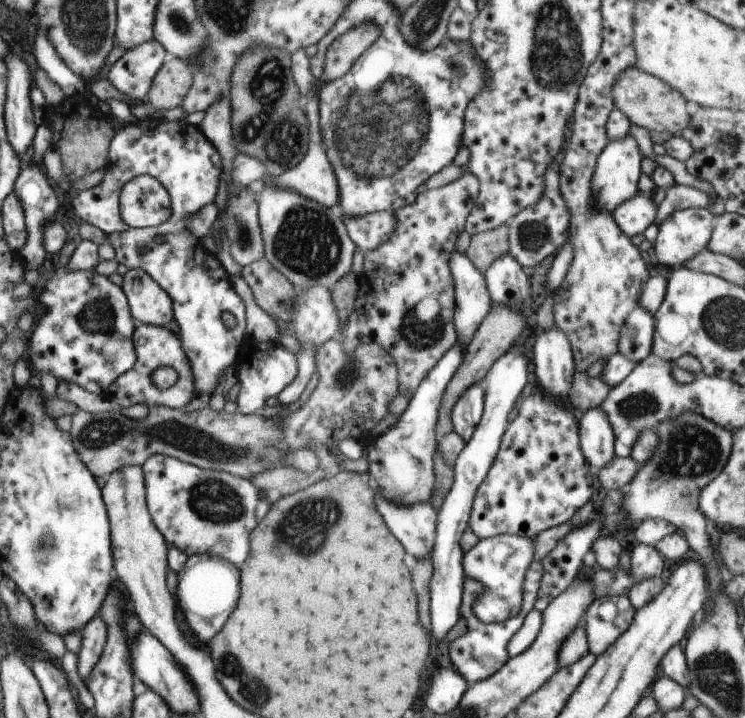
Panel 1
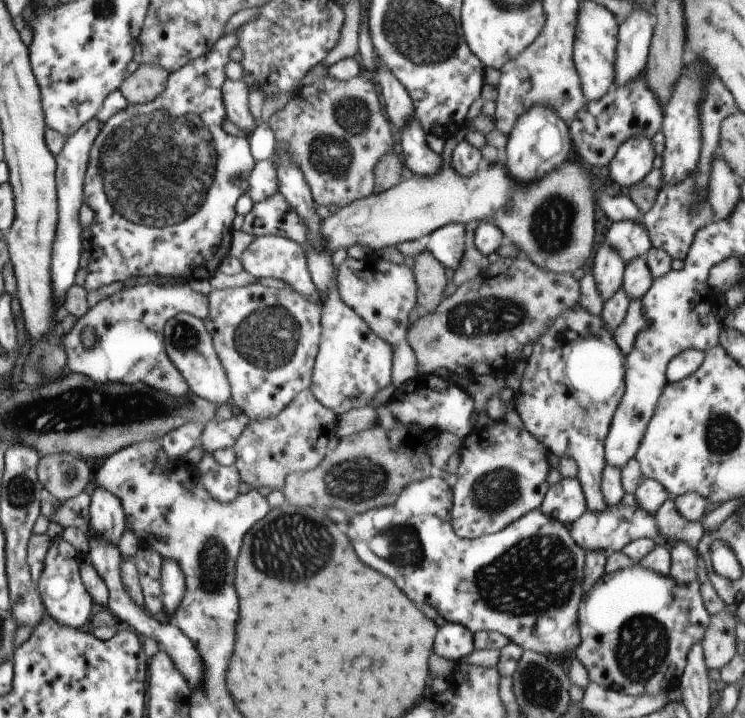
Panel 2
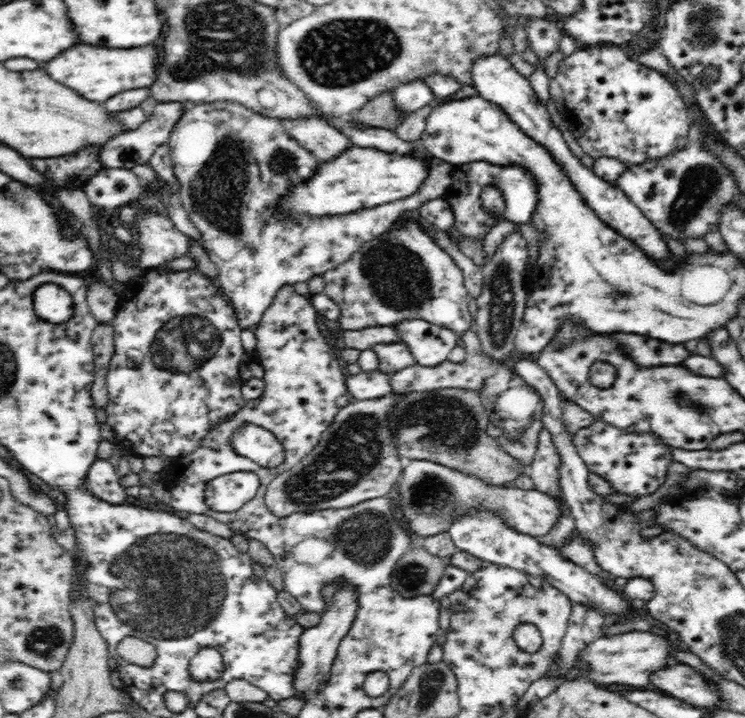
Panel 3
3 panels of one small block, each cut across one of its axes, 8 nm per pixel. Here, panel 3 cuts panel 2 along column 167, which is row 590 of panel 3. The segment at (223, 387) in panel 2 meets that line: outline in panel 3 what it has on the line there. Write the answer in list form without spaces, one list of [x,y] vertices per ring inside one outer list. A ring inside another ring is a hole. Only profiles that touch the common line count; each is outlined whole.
[[[338,577],[331,583],[324,583],[321,586],[321,597],[324,601],[324,608],[321,610],[321,621],[312,628],[304,630],[300,636],[300,656],[298,656],[296,668],[296,680],[294,680],[294,689],[296,689],[296,698],[307,700],[314,691],[320,686],[324,674],[330,671],[337,655],[340,642],[352,628],[358,612],[358,589],[356,585],[348,583],[350,578]]]

